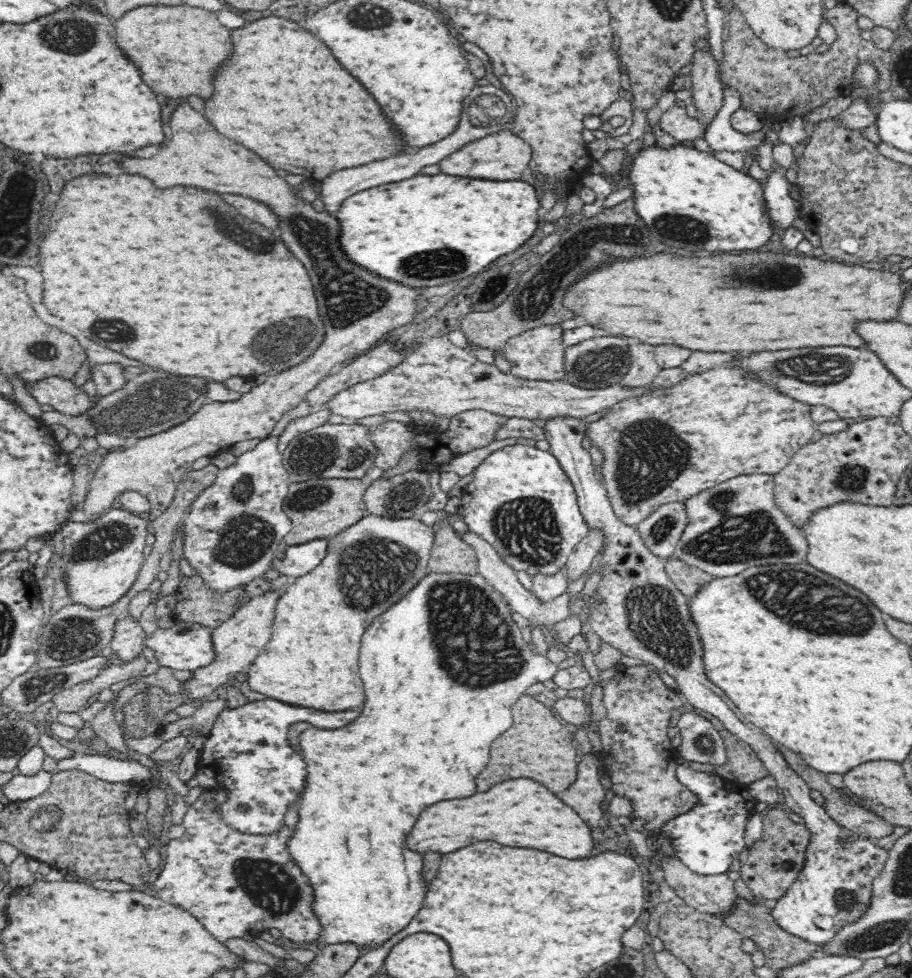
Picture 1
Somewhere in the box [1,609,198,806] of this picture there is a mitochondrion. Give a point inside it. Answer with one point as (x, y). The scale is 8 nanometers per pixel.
(72, 636)

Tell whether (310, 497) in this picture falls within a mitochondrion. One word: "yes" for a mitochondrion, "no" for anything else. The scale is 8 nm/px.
yes

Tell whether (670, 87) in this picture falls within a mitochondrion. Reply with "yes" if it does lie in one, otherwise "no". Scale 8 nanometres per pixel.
no

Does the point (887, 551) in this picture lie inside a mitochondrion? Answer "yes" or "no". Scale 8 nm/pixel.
no

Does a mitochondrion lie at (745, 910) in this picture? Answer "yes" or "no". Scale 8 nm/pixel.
yes

